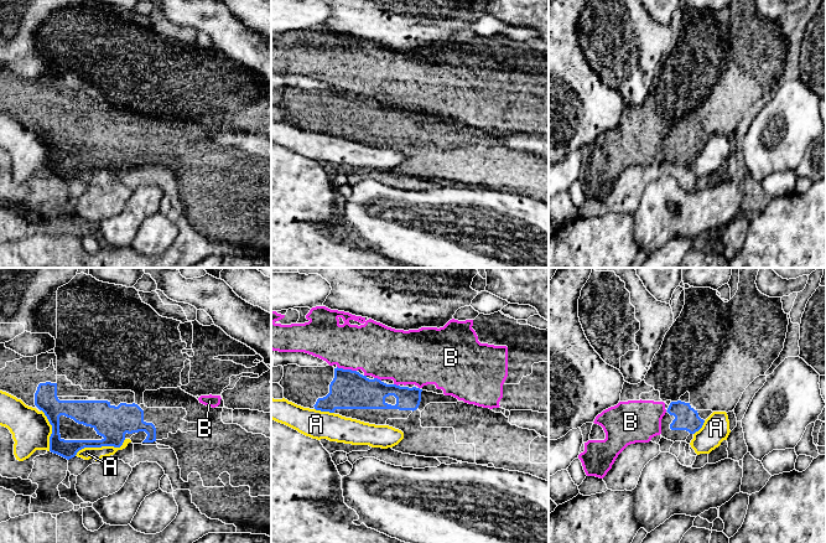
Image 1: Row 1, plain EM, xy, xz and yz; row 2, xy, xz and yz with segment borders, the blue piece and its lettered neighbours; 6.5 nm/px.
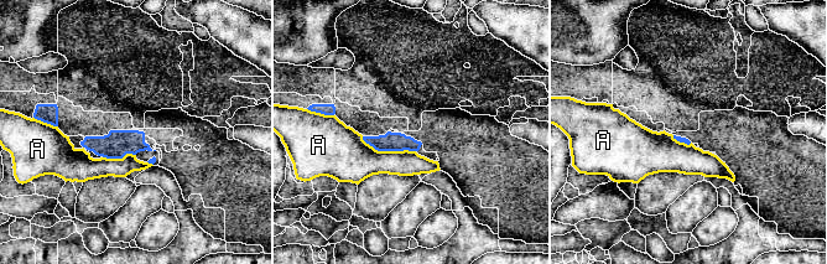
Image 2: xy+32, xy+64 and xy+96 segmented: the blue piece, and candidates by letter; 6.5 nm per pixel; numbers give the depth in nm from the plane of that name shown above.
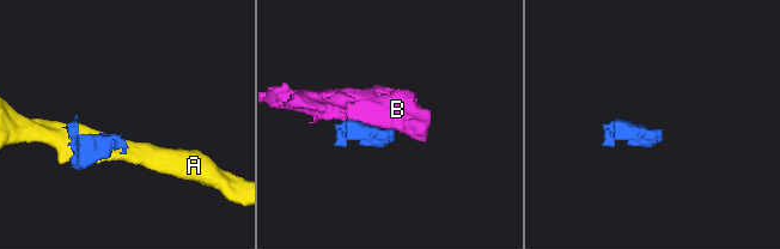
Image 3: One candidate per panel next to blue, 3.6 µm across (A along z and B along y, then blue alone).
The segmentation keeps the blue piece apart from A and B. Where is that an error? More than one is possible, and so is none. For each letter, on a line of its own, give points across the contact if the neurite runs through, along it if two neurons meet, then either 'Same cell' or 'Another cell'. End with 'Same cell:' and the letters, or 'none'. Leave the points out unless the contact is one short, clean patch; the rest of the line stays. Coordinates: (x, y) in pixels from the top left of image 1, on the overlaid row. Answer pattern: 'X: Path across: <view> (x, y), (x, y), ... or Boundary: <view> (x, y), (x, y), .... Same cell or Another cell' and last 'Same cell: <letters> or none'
A: Another cell
B: Another cell
Same cell: none

